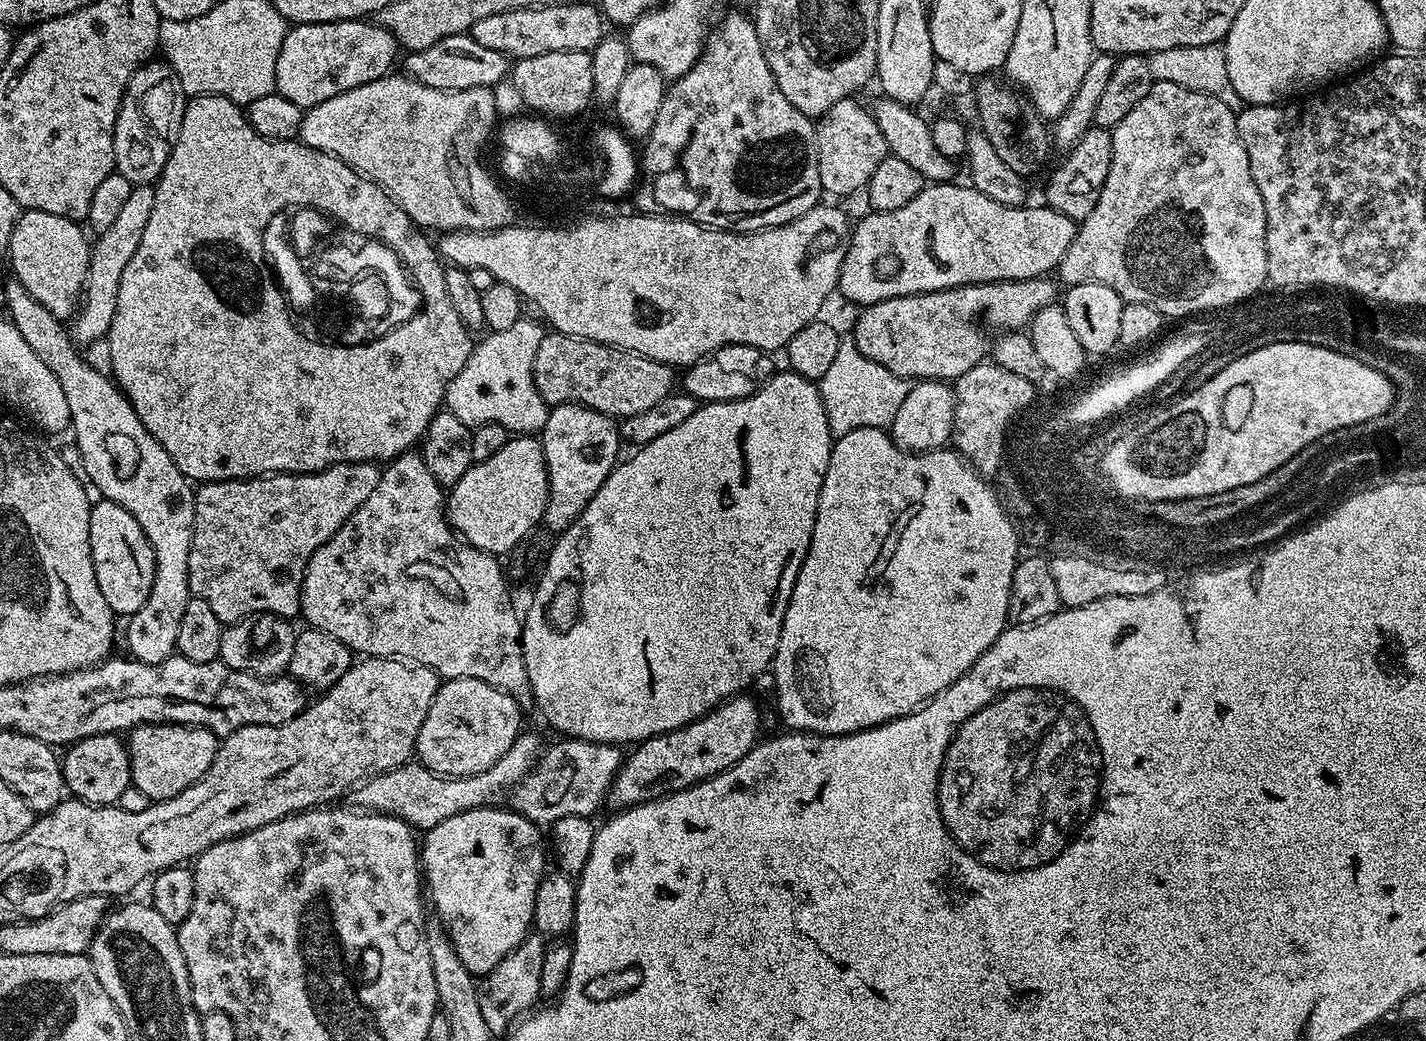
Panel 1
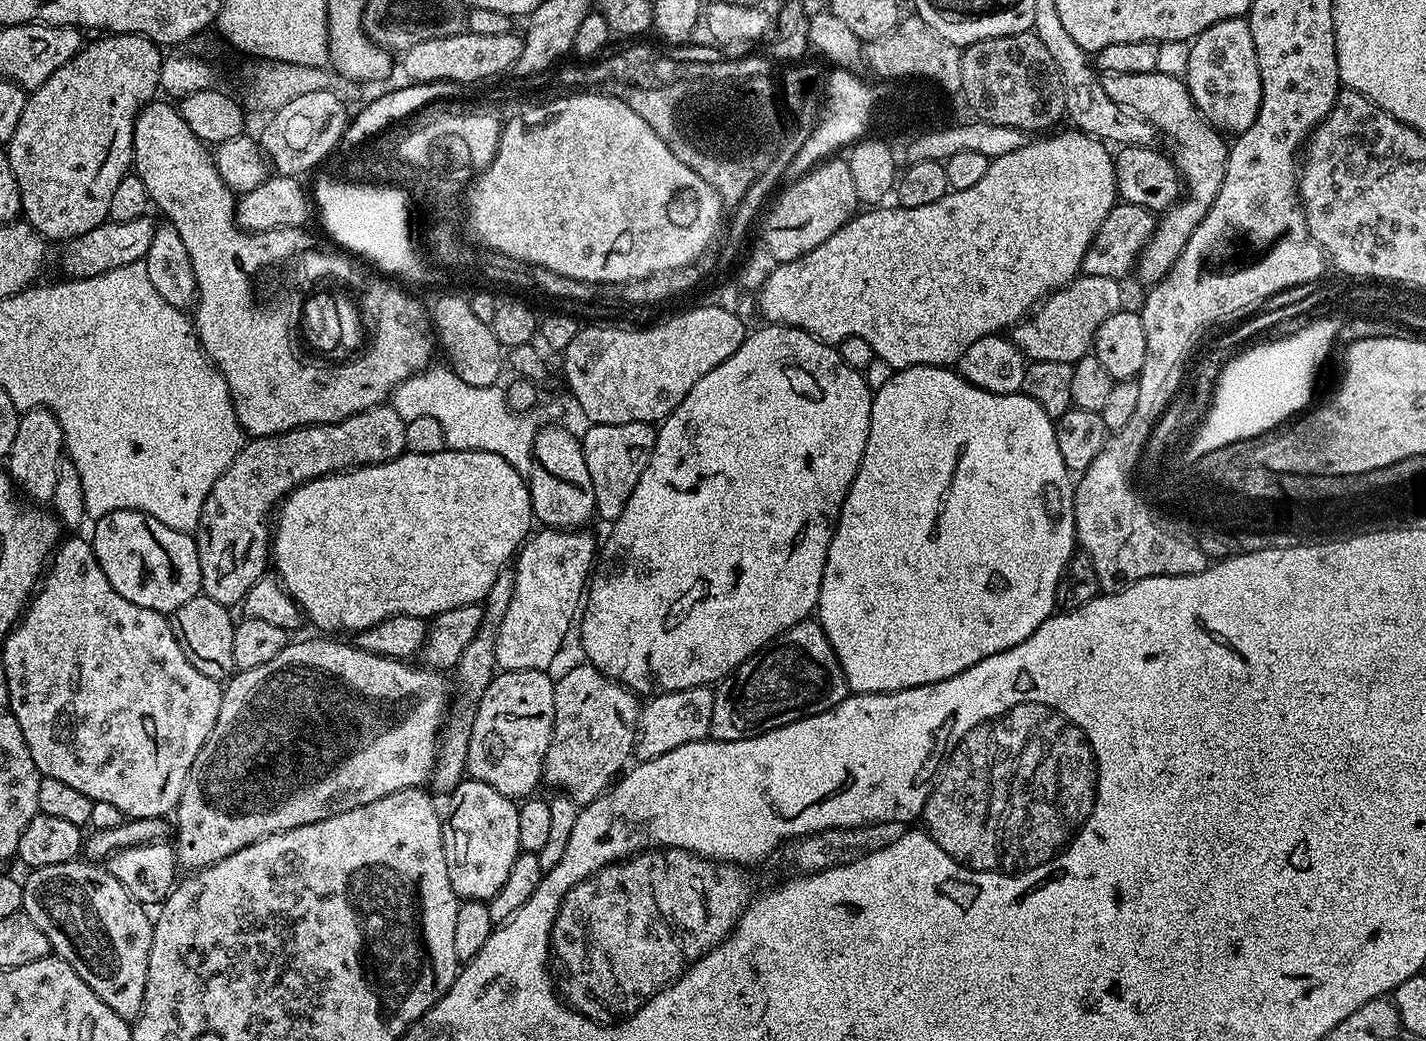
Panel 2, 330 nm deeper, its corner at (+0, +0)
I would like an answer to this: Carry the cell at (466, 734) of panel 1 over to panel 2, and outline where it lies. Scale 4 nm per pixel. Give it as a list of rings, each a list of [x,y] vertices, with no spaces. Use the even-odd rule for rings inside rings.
[[[514,670],[513,672],[497,671],[492,681],[484,687],[483,692],[479,693],[474,711],[470,716],[472,729],[470,730],[470,746],[468,747],[468,767],[467,775],[471,779],[478,782],[486,782],[486,786],[494,786],[494,790],[498,790],[498,794],[508,796],[517,802],[523,801],[525,798],[531,797],[537,784],[541,783],[544,773],[544,759],[546,758],[546,750],[550,746],[550,738],[552,737],[552,727],[554,722],[554,680],[548,677],[547,671],[539,672],[538,670]]]

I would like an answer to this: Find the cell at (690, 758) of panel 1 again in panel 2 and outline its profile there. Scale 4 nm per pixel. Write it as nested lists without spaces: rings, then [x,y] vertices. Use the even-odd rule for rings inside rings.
[[[809,618],[775,636],[766,647],[759,648],[715,685],[710,736],[726,742],[761,736],[790,722],[798,722],[804,716],[830,710],[849,694],[842,666],[819,619]]]

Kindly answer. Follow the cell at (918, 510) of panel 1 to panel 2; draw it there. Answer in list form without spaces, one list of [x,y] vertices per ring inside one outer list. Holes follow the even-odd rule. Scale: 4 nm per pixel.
[[[919,364],[913,368],[902,368],[893,371],[889,381],[874,392],[872,398],[872,409],[870,410],[870,434],[866,438],[866,450],[862,454],[862,462],[858,466],[858,474],[850,486],[850,490],[844,499],[844,505],[840,508],[840,516],[836,520],[836,529],[832,531],[830,550],[826,554],[826,566],[822,570],[822,586],[820,597],[816,603],[816,612],[822,630],[842,666],[842,674],[846,678],[849,689],[853,693],[862,692],[900,692],[903,688],[921,688],[927,684],[937,684],[943,680],[954,678],[962,674],[970,666],[982,662],[982,658],[990,658],[990,654],[998,654],[1010,650],[1021,644],[1042,622],[1046,622],[1053,615],[1056,608],[1056,587],[1064,573],[1064,567],[1070,562],[1070,558],[1077,551],[1076,527],[1074,526],[1074,476],[1068,471],[1062,453],[1058,450],[1058,438],[1056,437],[1056,425],[1053,417],[1046,414],[1046,410],[1034,398],[1024,395],[1023,391],[1014,394],[994,394],[982,390],[978,386],[968,384],[966,378],[960,376],[959,371],[948,366],[937,366],[935,364]]]

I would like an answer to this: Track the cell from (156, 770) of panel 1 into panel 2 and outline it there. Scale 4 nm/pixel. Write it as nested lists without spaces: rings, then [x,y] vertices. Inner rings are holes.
[[[80,536],[66,540],[53,551],[30,603],[25,607],[16,627],[2,642],[2,667],[6,670],[8,687],[7,707],[22,730],[30,758],[34,758],[34,766],[41,777],[58,778],[58,782],[66,782],[66,786],[82,790],[82,794],[93,801],[110,802],[118,806],[118,810],[122,810],[125,818],[145,820],[167,817],[167,812],[168,815],[175,813],[182,798],[182,786],[186,786],[186,778],[190,774],[190,766],[194,766],[198,750],[206,746],[206,738],[210,738],[210,730],[214,730],[214,722],[218,722],[218,710],[222,706],[221,681],[206,678],[202,670],[194,670],[190,658],[182,654],[182,646],[178,646],[169,617],[165,613],[134,606],[134,602],[126,602],[126,598],[122,598],[122,594],[118,594],[114,586],[110,586],[110,578],[102,574],[102,566],[98,566],[98,558],[85,537],[84,540]]]

